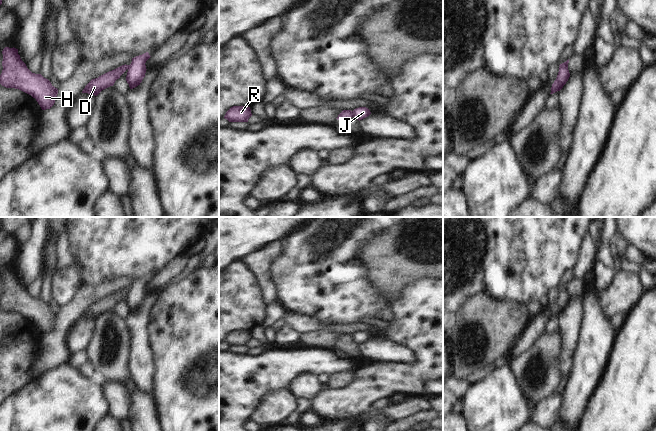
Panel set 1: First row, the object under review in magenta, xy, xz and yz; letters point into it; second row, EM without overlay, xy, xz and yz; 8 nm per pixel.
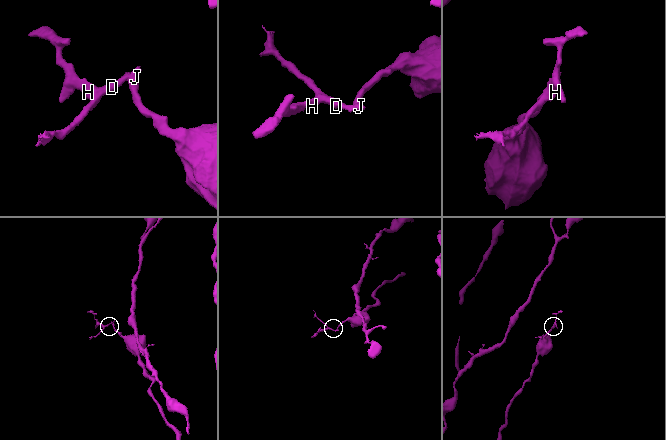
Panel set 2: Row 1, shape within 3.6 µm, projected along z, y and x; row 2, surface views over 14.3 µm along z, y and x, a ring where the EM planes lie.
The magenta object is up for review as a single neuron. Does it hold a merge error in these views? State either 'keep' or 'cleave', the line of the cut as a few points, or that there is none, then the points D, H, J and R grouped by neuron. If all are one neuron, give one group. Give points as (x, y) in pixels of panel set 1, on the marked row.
cleave; cut xz (352, 111), (353, 116); groups D H R / J

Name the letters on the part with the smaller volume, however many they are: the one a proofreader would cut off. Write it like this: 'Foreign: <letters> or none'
Foreign: D, H, R

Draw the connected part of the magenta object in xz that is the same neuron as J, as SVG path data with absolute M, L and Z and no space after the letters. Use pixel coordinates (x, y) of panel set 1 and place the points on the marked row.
M359 107L353 110L353 117L359 121L368 117L370 114L370 110L366 107Z

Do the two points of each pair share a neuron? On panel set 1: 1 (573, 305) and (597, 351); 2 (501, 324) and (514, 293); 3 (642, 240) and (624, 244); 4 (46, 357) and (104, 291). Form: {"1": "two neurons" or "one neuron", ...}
{"1": "two neurons", "2": "two neurons", "3": "two neurons", "4": "one neuron"}

